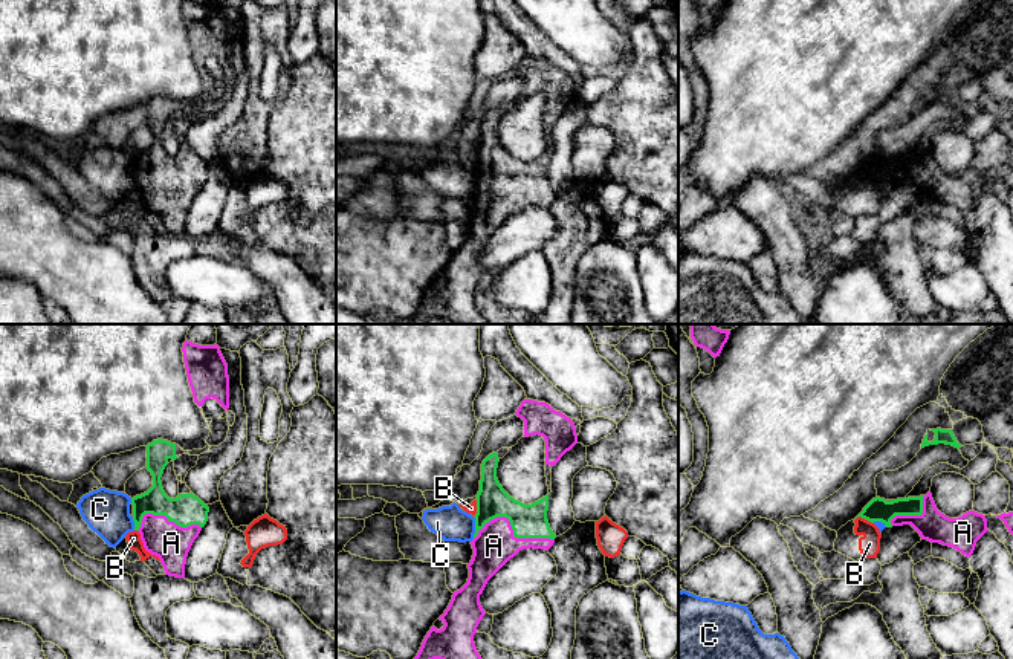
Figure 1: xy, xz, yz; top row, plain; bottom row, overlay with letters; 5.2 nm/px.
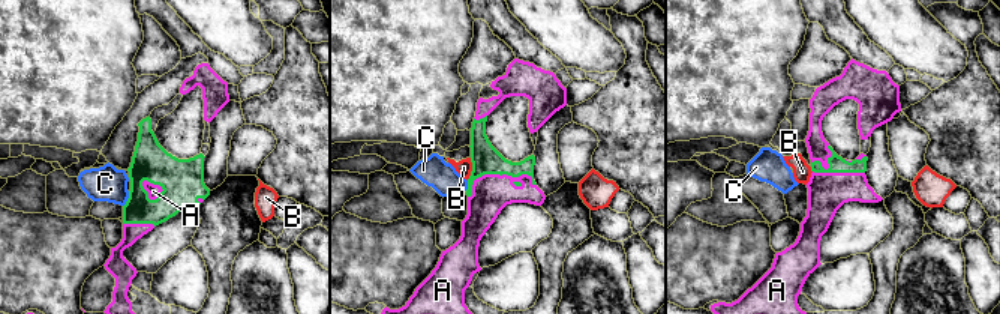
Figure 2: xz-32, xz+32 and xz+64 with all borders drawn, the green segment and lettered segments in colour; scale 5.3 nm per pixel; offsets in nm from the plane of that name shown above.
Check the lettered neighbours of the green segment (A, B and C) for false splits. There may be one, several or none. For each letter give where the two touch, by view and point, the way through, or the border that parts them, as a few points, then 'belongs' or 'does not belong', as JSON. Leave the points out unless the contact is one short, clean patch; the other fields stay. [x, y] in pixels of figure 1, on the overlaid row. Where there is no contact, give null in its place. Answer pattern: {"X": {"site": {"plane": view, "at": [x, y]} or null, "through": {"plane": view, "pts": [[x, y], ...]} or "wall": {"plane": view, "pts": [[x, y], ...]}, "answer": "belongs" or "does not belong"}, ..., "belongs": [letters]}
{"A": {"site": {"plane": "xz", "at": [512, 528]}, "answer": "belongs"}, "B": {"site": {"plane": "yz", "at": [864, 517]}, "wall": {"plane": "yz", "pts": [[854, 519], [864, 517], [873, 523]]}, "answer": "does not belong"}, "C": {"site": {"plane": "xz", "at": [475, 528]}, "wall": {"plane": "xz", "pts": [[475, 519], [472, 537]]}, "answer": "does not belong"}, "belongs": ["A"]}

